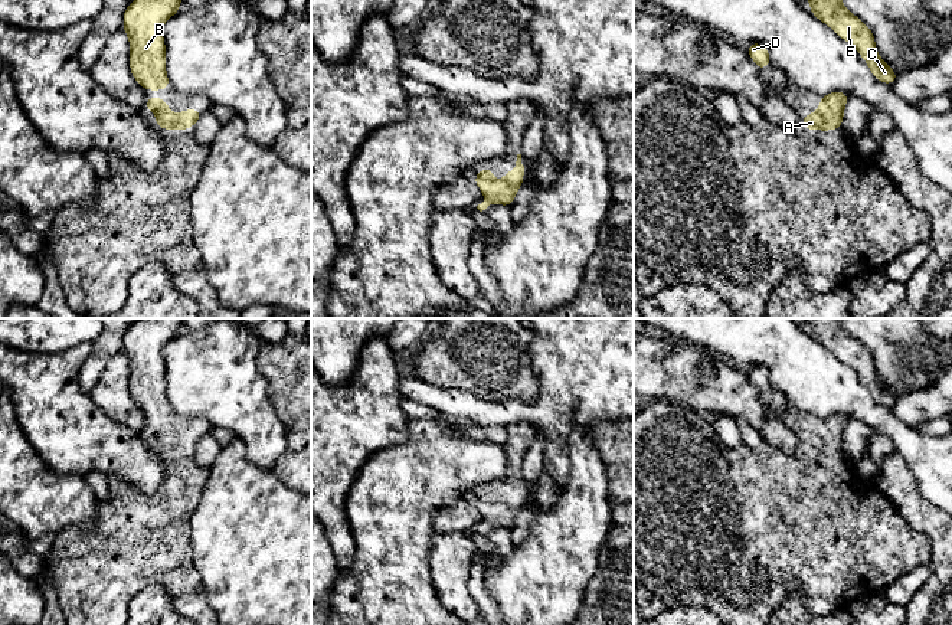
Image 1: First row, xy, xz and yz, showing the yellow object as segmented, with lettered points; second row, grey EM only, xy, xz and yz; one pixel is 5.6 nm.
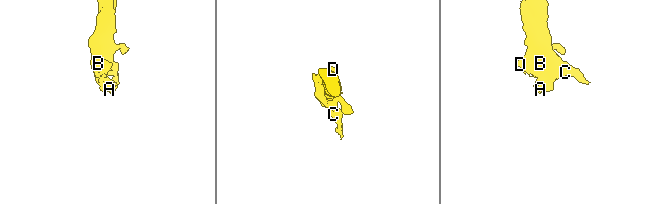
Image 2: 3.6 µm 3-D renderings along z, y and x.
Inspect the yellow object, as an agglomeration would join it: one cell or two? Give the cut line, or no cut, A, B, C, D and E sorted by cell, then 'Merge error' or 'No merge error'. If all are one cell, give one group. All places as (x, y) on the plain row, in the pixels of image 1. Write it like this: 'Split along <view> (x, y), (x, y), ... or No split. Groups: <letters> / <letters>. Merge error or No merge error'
No split. Groups: A B C D E. No merge error

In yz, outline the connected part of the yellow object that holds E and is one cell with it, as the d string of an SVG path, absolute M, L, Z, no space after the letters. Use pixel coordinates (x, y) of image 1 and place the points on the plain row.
M807 318L807 323L815 340L857 372L877 403L892 408L899 400L879 379L873 354L844 330L840 318Z

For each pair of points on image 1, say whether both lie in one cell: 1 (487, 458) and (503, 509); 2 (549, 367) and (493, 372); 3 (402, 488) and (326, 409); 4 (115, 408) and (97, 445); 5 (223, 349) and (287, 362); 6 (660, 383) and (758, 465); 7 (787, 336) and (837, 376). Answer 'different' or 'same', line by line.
1: different
2: different
3: different
4: different
5: different
6: different
7: same

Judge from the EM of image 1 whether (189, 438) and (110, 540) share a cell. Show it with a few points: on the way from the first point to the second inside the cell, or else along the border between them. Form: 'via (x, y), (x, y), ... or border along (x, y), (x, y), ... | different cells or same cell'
via (180, 465), (180, 480), (137, 523) | same cell

